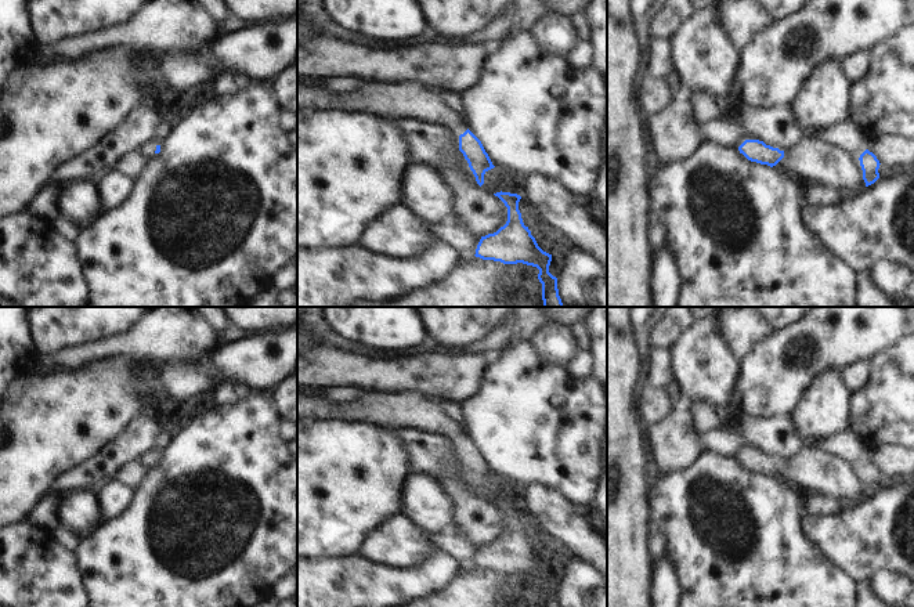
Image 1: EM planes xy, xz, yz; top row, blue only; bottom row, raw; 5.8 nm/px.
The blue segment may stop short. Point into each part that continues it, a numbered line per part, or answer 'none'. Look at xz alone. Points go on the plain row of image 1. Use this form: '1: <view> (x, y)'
1: xz (409, 409)

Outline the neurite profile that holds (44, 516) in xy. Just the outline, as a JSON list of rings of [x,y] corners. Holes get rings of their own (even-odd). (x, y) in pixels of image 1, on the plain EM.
[[[54,495],[39,503],[30,521],[48,531],[61,525],[57,514],[61,498],[61,495]]]

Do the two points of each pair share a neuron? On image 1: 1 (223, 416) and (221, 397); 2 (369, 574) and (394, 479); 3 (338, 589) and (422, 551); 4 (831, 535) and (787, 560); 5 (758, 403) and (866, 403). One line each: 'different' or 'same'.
1: different
2: different
3: different
4: different
5: different

